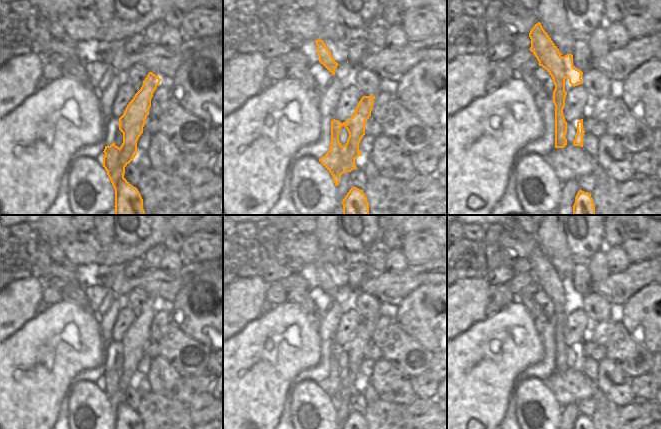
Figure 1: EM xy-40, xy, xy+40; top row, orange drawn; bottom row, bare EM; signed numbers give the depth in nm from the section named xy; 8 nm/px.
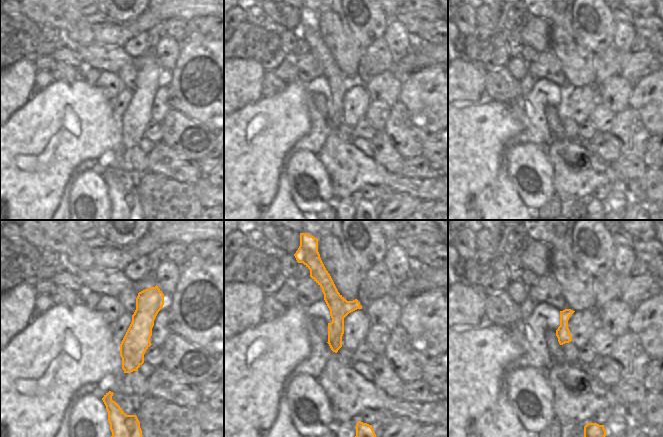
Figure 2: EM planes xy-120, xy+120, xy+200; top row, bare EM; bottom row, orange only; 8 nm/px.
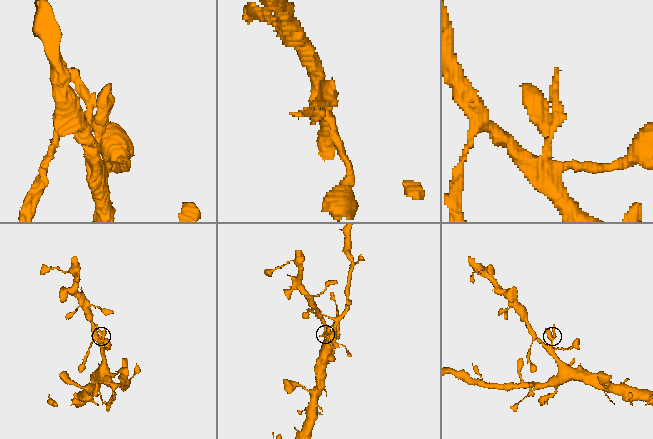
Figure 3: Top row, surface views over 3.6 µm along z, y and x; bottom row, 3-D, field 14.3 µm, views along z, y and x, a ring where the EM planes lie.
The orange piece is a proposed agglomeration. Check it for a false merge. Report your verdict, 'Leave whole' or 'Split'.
Leave whole.

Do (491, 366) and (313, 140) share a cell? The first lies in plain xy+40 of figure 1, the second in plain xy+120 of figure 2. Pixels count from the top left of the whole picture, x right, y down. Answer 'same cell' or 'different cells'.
different cells

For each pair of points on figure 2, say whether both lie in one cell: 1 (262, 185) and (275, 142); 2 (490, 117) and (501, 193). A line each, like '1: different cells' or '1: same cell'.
1: same cell
2: different cells

